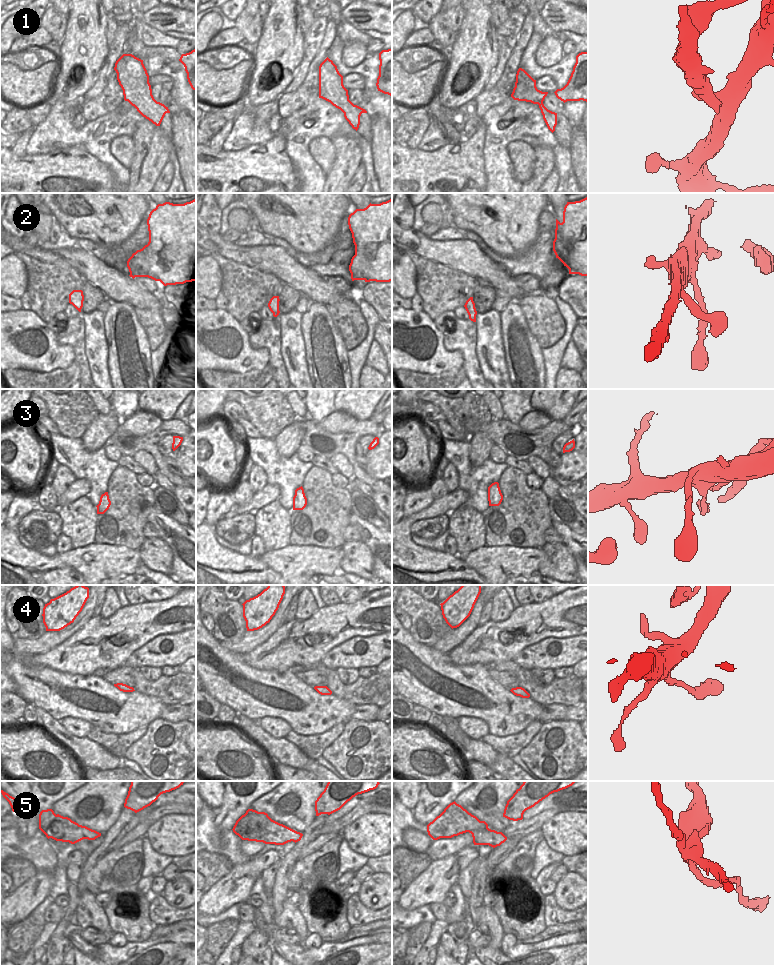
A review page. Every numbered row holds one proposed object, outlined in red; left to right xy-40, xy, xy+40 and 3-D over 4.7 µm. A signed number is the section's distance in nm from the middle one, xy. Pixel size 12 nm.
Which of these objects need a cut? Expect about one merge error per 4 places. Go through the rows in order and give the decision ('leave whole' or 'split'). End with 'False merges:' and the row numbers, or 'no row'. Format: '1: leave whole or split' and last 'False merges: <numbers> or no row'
1: split
2: leave whole
3: leave whole
4: leave whole
5: split
False merges: 1, 5

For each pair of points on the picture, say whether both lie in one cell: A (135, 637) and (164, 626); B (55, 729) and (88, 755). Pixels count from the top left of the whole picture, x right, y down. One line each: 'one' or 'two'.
A: one
B: one

